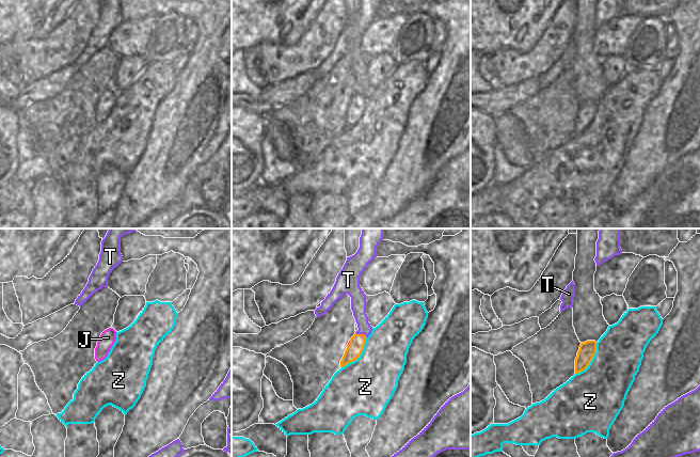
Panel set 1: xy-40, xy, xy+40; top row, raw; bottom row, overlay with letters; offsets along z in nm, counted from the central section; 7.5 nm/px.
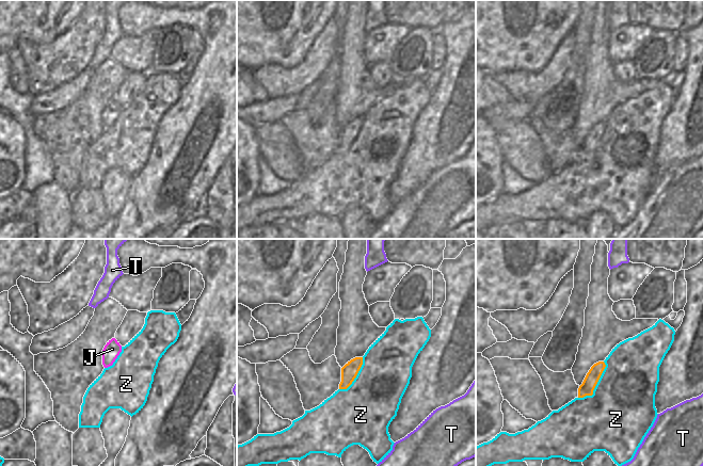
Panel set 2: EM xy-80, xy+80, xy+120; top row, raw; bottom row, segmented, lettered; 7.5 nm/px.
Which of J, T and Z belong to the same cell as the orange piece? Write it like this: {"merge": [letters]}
{"merge": ["J"]}

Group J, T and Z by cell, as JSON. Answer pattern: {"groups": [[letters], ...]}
{"groups": [["J"], ["T"], ["Z"]]}

